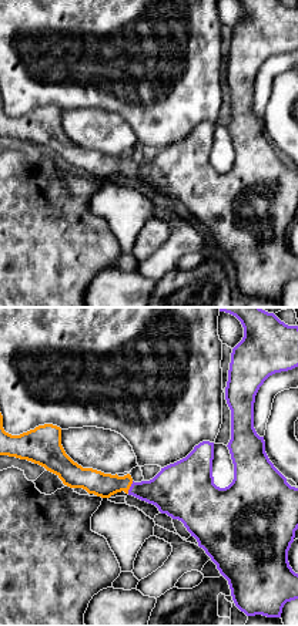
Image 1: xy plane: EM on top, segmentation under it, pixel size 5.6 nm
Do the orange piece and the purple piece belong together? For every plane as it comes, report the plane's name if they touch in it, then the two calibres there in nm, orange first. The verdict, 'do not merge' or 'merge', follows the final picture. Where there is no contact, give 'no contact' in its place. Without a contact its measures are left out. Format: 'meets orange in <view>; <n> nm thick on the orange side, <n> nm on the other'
meets orange in xy; 140 nm thick on the orange side, 280 nm on the other

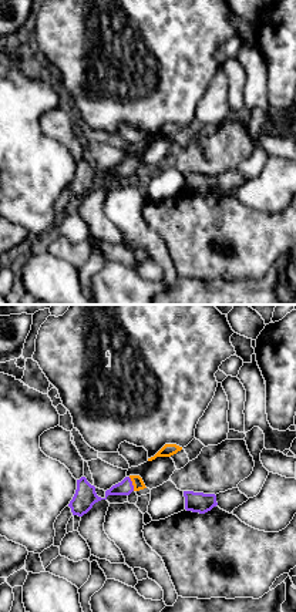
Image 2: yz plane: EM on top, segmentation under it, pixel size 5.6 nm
meets orange in yz; 70 nm thick on the orange side, 90 nm on the other

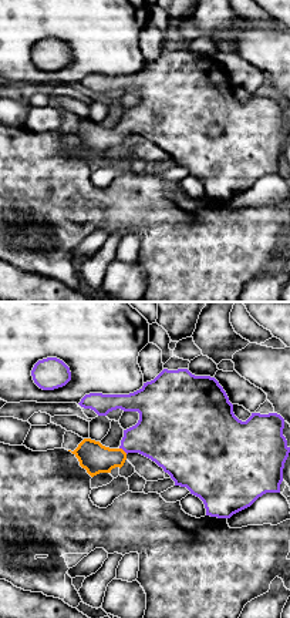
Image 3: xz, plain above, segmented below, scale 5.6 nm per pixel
meets orange in xz; 170 nm thick on the orange side, 320 nm on the other

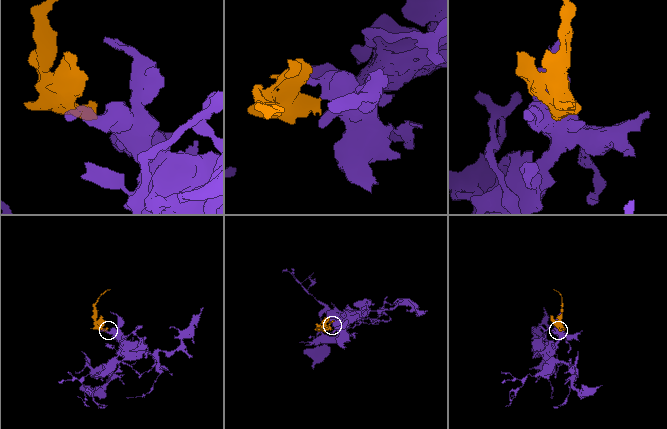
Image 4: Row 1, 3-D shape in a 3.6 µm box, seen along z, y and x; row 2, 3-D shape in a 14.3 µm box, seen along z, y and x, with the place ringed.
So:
merge

